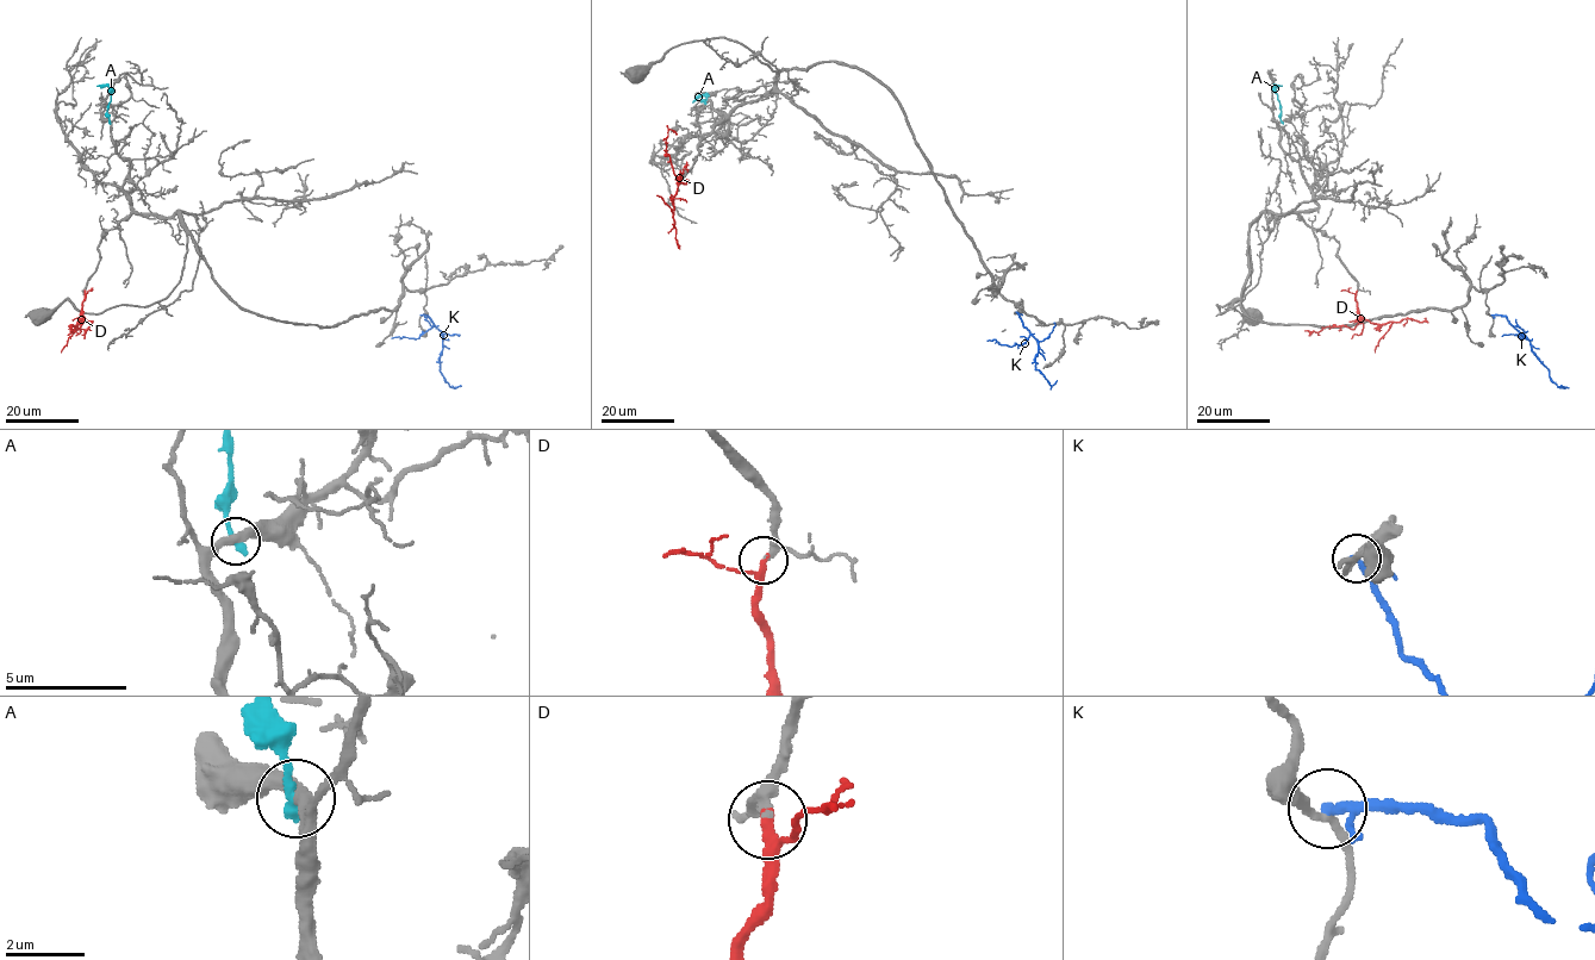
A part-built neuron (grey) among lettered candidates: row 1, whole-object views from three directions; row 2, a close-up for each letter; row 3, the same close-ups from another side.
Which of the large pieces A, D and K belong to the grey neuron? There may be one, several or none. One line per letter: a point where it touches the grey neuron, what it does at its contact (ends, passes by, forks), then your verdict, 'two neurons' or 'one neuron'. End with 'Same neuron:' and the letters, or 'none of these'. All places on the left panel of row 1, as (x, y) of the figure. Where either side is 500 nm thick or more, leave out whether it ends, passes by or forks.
A: contact (110, 122); it ends; two neurons
D: contact (85, 291); it passes by; one neuron
K: contact (421, 315); it passes by; two neurons
Same neuron: D

